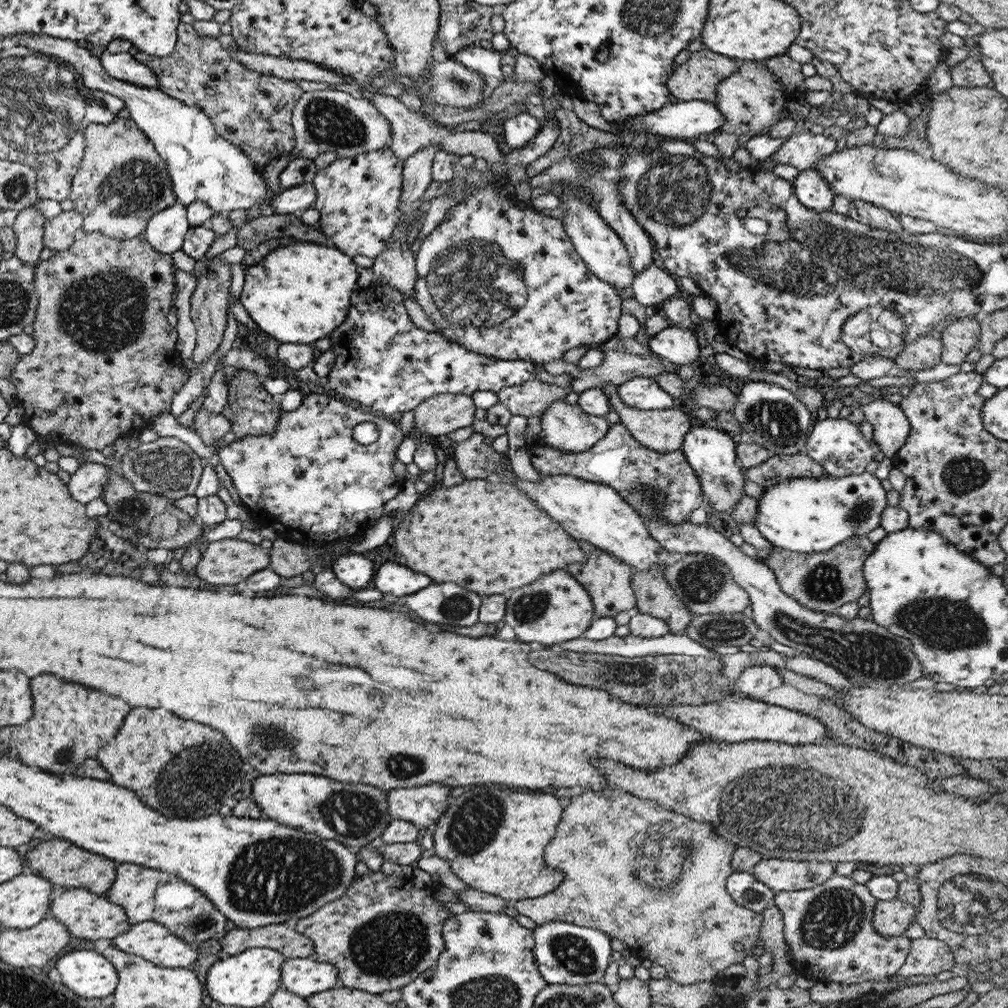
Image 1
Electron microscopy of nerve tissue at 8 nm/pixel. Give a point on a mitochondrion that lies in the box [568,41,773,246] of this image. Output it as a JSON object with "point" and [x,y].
{"point":[675,192]}

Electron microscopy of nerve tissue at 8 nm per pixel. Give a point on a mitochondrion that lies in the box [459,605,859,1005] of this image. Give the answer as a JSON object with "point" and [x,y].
{"point":[659,866]}

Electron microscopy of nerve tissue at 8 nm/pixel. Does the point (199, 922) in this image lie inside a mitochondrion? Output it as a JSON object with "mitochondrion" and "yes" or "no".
{"mitochondrion":"yes"}

